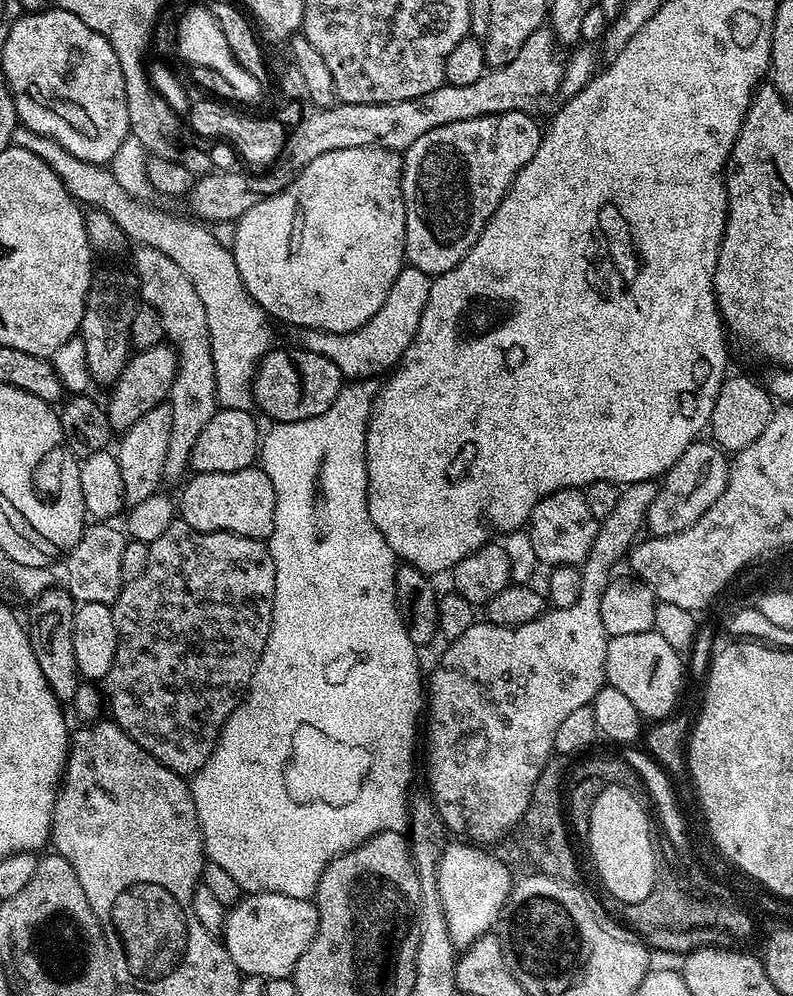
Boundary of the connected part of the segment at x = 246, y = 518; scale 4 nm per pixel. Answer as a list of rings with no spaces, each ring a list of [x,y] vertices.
[[[253,466],[230,474],[195,473],[180,492],[179,519],[199,532],[233,532],[246,538],[267,541],[274,530],[276,495],[263,468]]]

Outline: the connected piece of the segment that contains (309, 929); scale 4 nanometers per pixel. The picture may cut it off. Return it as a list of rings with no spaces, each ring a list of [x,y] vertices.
[[[257,892],[241,898],[227,909],[222,943],[244,976],[282,980],[296,971],[298,958],[306,954],[318,930],[318,910],[311,899],[290,898],[277,892]]]

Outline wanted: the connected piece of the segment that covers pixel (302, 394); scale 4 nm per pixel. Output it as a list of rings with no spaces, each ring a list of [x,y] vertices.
[[[273,347],[256,365],[256,374],[252,378],[254,404],[269,416],[269,421],[289,424],[326,414],[340,393],[342,377],[330,358],[322,358],[322,354],[313,352],[295,351]]]

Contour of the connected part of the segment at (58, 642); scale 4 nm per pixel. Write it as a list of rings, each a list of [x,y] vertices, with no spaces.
[[[55,586],[46,589],[42,595],[33,599],[27,606],[29,606],[27,623],[30,625],[32,649],[34,658],[38,658],[38,667],[42,670],[42,678],[46,678],[46,682],[57,700],[71,702],[82,683],[82,677],[76,671],[74,642],[72,641],[74,614],[78,605],[67,590]]]

